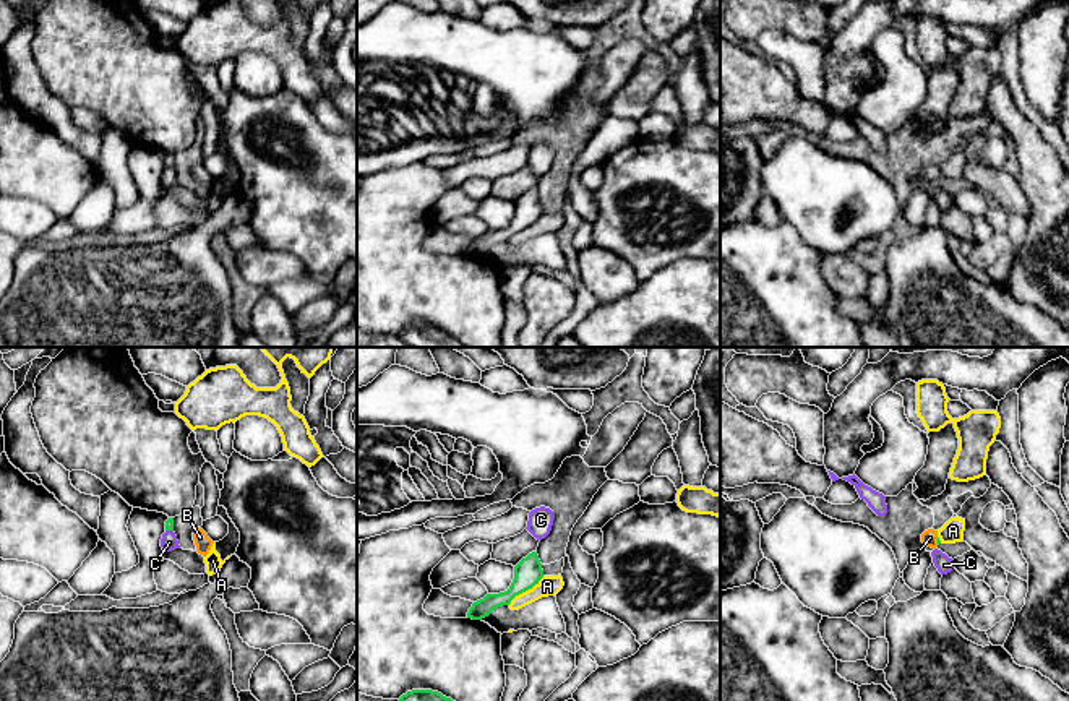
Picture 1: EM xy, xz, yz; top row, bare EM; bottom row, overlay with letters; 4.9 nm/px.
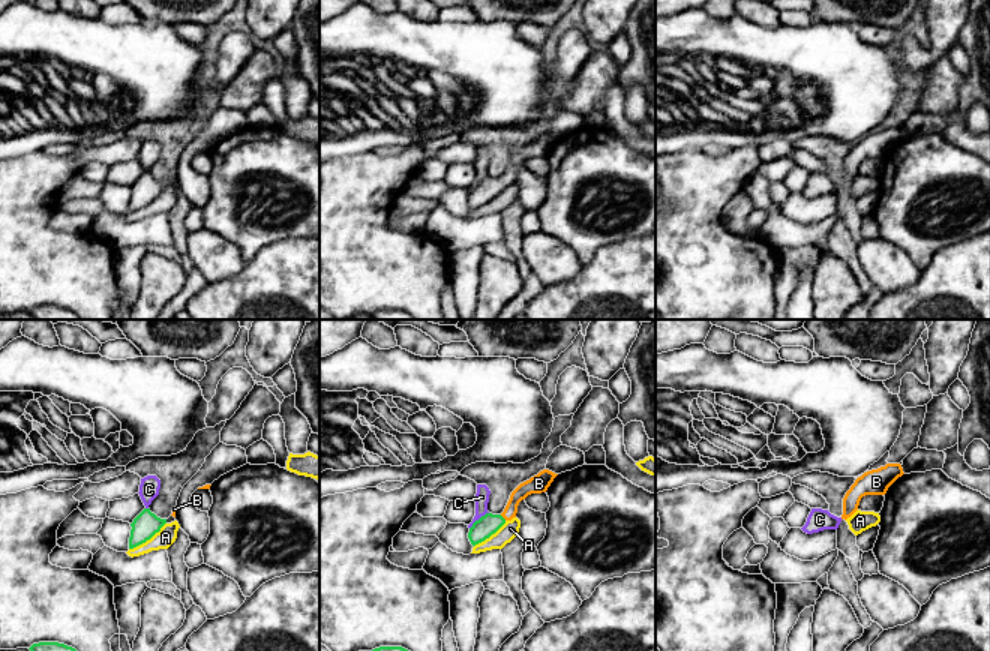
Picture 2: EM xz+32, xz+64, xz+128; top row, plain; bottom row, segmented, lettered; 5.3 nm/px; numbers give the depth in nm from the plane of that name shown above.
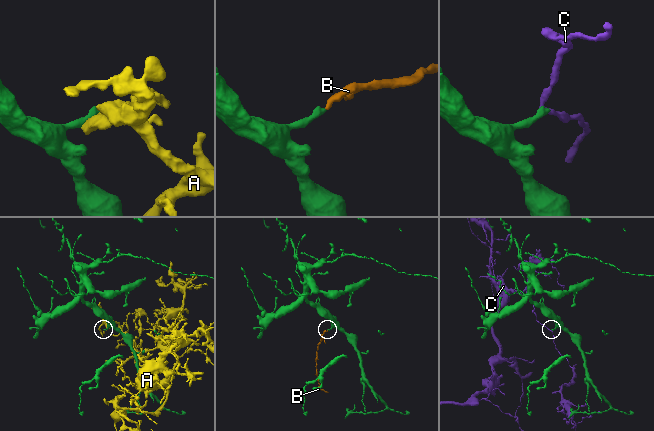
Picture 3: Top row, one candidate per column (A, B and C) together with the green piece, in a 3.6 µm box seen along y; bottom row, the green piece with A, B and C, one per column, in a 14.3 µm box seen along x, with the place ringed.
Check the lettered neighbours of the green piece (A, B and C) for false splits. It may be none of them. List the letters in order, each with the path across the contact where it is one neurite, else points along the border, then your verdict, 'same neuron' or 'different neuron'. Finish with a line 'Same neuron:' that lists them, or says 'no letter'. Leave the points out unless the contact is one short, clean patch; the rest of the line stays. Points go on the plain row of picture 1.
A: different neuron
B: across yz (938, 174), (938, 177), (930, 174) | same neuron
C: along xy (166, 166), (172, 167) | different neuron
Same neuron: B

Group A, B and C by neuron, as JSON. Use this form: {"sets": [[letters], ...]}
{"sets": [["A"], ["B"], ["C"]]}

